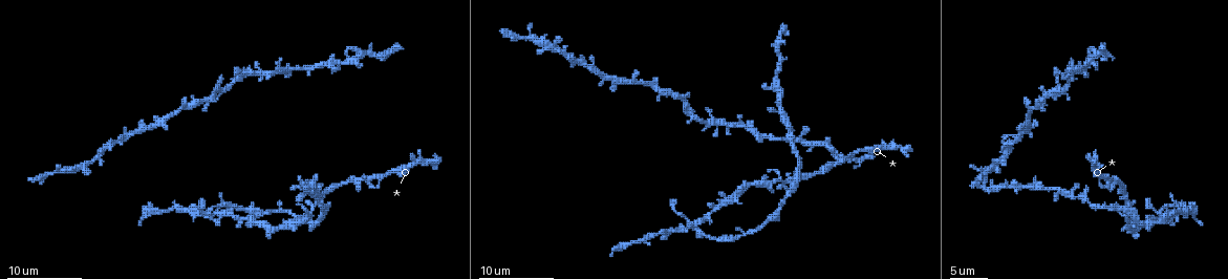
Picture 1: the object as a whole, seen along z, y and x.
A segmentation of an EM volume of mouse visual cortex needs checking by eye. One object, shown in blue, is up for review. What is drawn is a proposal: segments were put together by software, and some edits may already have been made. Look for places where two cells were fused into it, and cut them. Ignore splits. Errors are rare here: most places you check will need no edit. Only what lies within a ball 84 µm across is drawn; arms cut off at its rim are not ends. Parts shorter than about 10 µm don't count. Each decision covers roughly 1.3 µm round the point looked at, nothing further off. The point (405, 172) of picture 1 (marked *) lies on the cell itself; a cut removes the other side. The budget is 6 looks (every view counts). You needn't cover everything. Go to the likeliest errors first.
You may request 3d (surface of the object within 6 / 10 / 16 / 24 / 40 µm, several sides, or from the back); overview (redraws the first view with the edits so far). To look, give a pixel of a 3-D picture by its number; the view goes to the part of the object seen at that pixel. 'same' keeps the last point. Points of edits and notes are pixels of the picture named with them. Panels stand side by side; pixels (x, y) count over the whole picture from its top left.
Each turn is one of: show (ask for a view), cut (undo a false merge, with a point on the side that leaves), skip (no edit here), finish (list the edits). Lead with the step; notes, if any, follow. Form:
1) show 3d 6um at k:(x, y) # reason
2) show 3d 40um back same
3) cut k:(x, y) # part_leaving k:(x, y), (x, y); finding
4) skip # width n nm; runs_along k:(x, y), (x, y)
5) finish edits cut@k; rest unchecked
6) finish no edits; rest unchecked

show 3d 10um at 1:(216, 212) # four or more arms meet

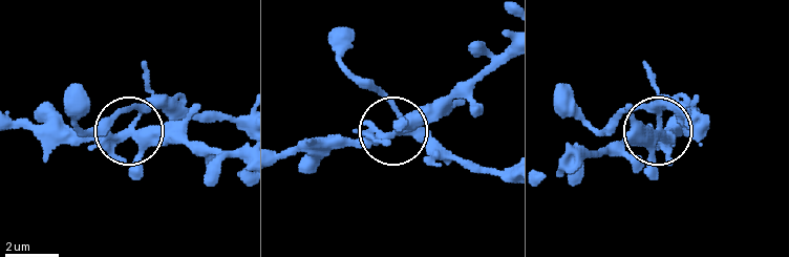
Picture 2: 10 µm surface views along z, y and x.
show 3d 6um at 2:(130, 128)

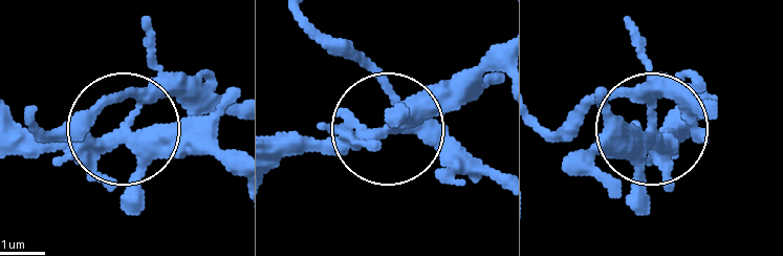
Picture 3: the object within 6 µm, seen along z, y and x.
skip # side_arm 13 um; runs_along 3:(231, 166), (152, 154), (118, 135), (9, 144); all the same cell

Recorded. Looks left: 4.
show 3d 10um at 1:(280, 213) # four-way junction

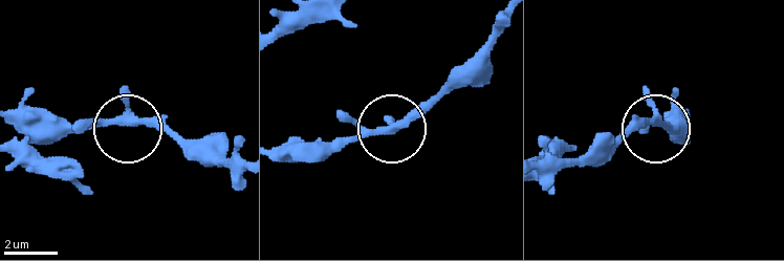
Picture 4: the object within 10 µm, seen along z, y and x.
skip # runs_along 4:(17, 117), (44, 124), (159, 124), (191, 137); all the same cell

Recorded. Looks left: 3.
show 3d 10um at 1:(719, 241) # calibre changes

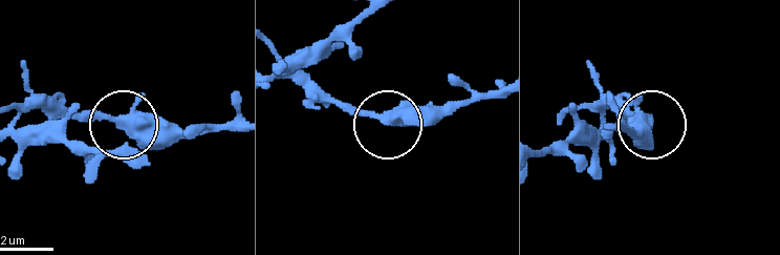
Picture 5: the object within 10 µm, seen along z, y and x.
skip # width 410 nm; runs_along 5:(359, 15), (284, 78), (392, 123), (458, 109); all the same cell

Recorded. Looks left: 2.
finish no edits; rest unchecked

